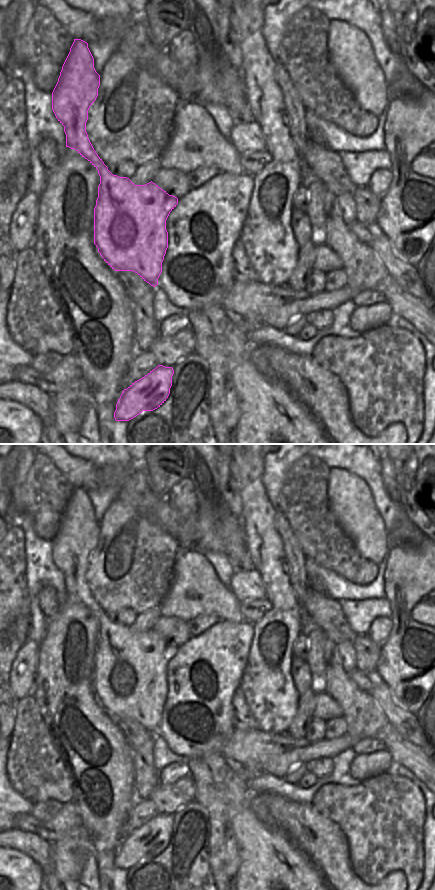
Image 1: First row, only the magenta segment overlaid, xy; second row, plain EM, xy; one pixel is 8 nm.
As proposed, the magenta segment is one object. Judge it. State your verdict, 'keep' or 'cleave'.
keep

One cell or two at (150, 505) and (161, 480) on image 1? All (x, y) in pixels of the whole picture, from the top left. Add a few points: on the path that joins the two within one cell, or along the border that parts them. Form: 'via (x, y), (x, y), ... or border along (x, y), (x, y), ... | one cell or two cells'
border along (146, 482), (159, 496), (165, 497) | two cells

